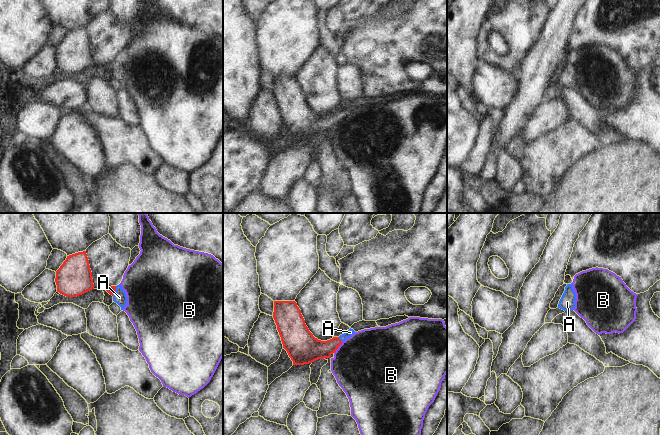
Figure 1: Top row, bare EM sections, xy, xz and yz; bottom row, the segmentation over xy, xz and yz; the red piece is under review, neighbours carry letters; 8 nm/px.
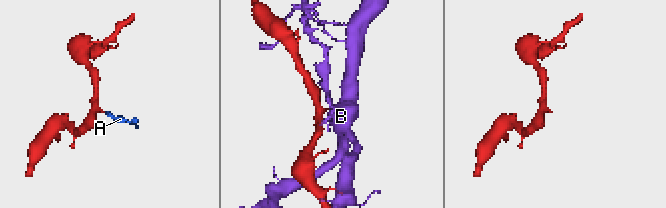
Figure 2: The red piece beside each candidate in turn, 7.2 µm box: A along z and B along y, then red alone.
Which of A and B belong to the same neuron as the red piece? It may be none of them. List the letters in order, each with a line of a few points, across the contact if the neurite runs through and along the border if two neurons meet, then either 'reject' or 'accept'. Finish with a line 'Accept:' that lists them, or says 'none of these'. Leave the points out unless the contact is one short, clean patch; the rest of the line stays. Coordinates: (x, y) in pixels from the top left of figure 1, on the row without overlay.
A: line xy (111, 66), (115, 66), (119, 73); accept
B: reject
Accept: A

